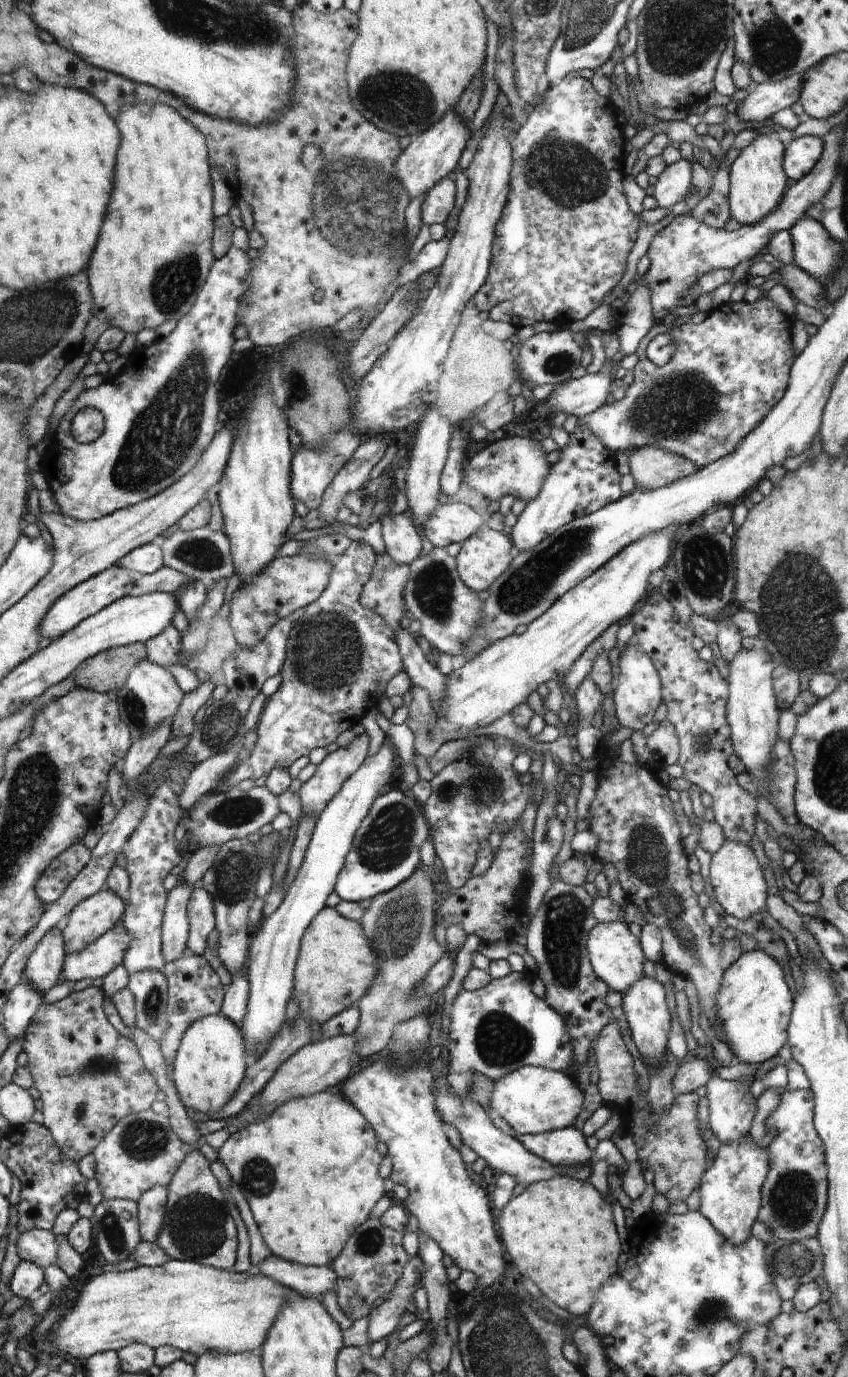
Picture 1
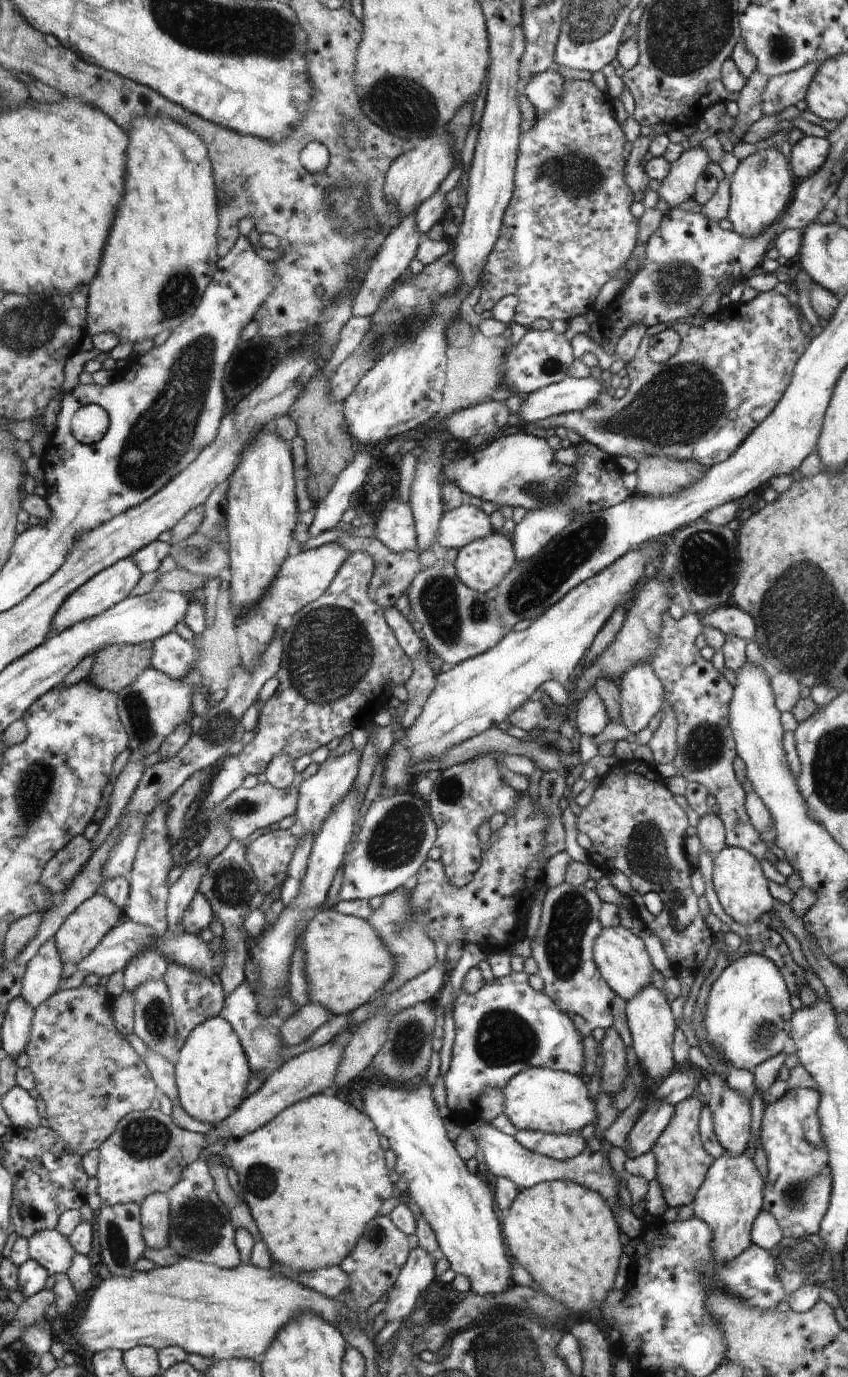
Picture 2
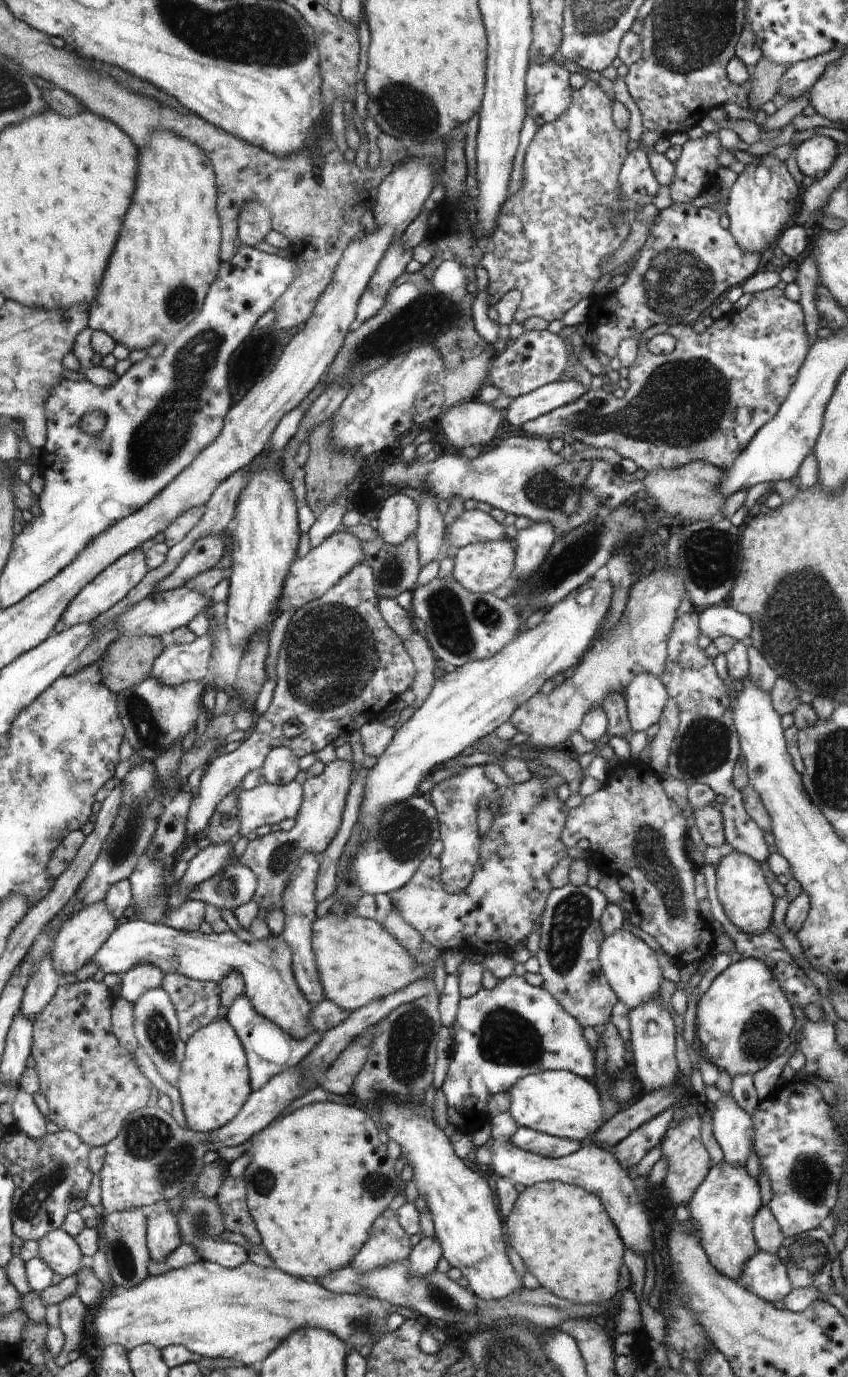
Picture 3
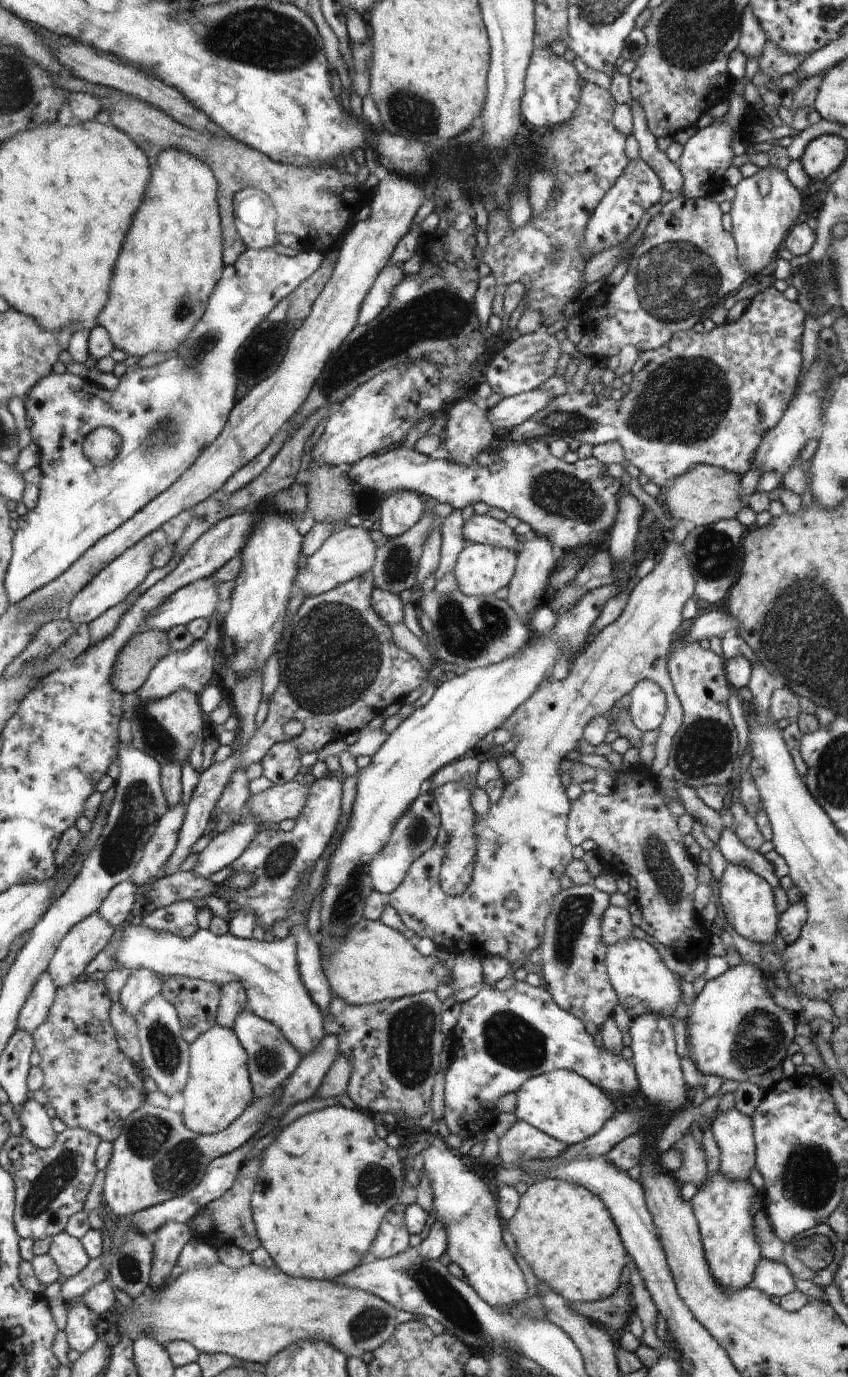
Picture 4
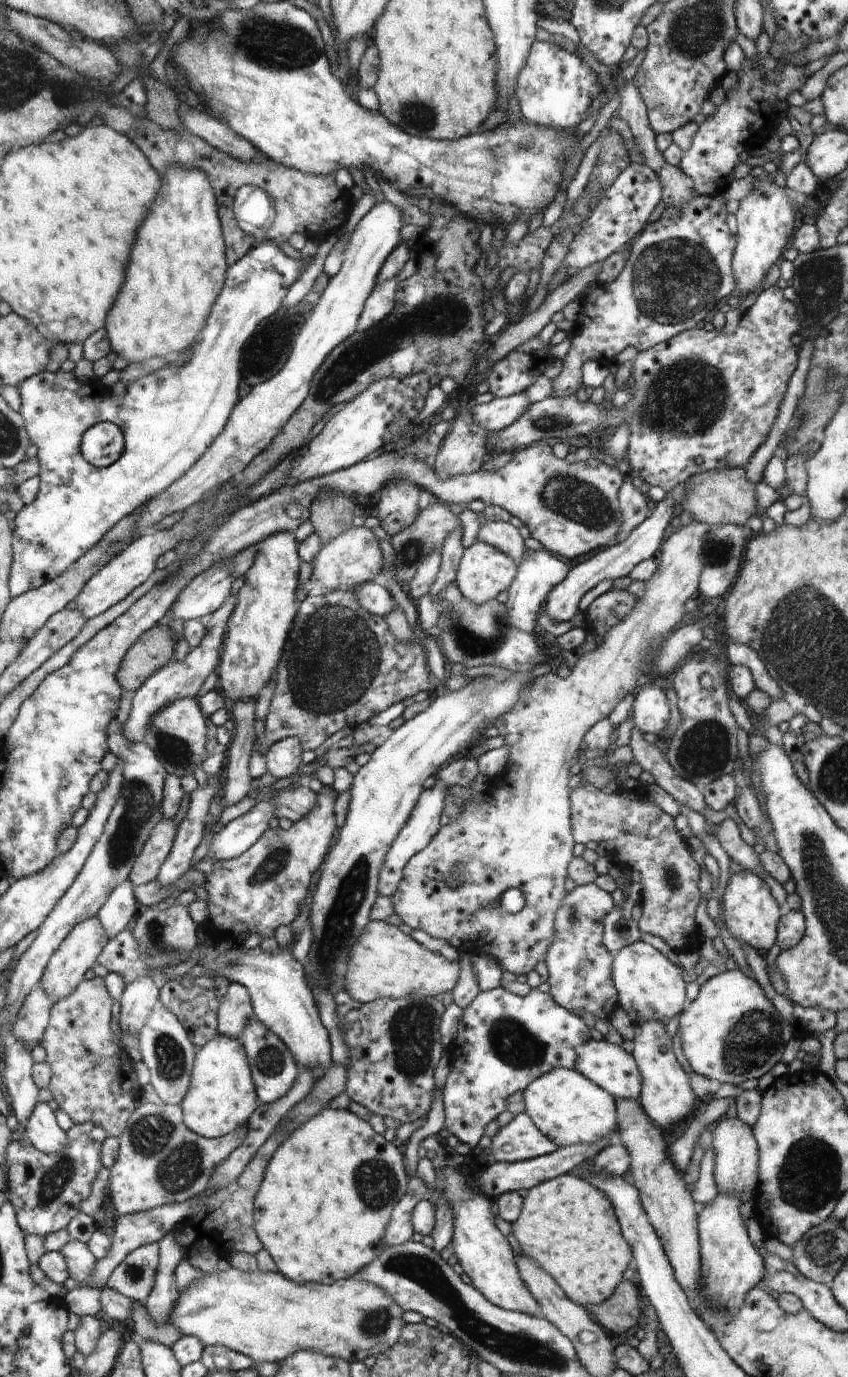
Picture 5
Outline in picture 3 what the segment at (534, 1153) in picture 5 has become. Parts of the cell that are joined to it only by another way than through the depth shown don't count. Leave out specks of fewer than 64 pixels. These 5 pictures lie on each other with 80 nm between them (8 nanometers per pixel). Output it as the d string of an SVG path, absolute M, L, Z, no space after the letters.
M518 1127L509 1140L516 1148L551 1159L565 1157L581 1147L578 1141L555 1137L528 1127Z

